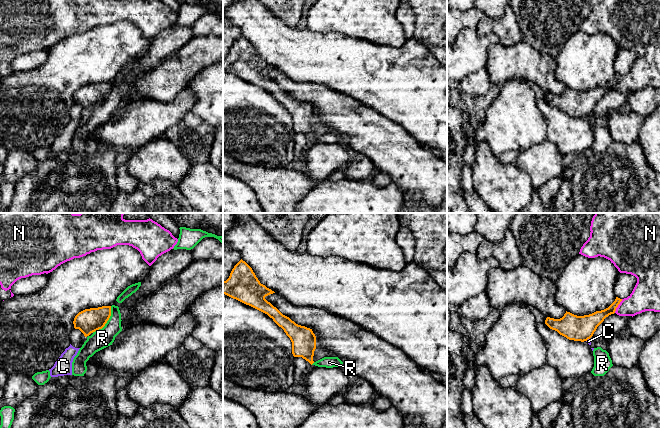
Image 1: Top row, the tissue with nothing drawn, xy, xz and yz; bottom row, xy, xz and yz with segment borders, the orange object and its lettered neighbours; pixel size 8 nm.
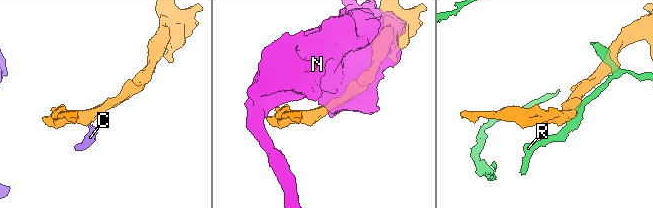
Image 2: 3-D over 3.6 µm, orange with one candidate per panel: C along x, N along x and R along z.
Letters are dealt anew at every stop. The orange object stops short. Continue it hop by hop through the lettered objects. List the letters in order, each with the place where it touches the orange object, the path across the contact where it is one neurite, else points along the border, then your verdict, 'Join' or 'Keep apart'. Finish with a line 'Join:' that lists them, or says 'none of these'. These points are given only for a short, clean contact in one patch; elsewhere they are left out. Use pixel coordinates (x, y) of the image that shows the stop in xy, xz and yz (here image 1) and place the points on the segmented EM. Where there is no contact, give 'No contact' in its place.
C: Touches orange at yz (587, 339). Boundary: yz (589, 338), (586, 341). Keep apart
N: Touches orange at yz (617, 306). Keep apart
R: Touches orange at xy (106, 322). Keep apart
Join: none of these

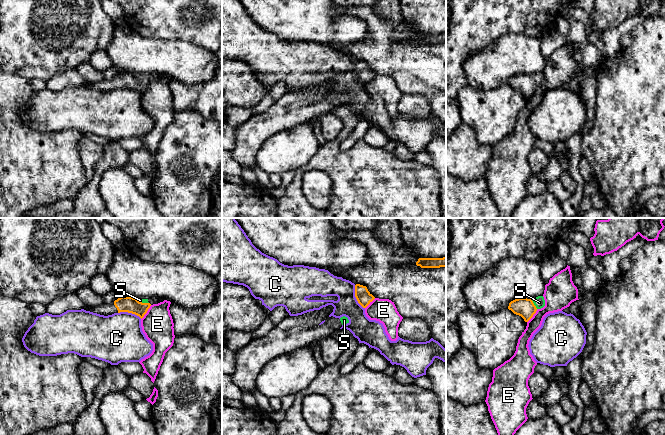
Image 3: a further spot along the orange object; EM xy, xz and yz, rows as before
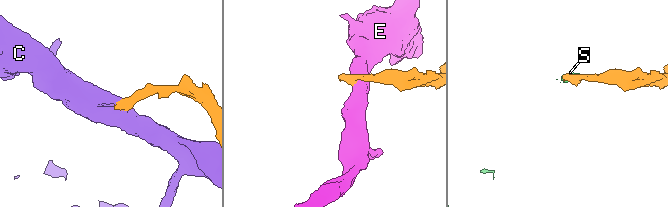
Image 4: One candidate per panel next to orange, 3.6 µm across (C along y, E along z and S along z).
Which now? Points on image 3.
C: Touches orange at xz (355, 296). Boundary: xz (354, 285), (354, 296), (364, 308). Keep apart
E: Touches orange at xy (146, 312). Boundary: xy (151, 305), (141, 319). Keep apart
S: Touches orange at yz (533, 304). Path across: yz (524, 307), (529, 307), (533, 304), (539, 302). Join
Join: S

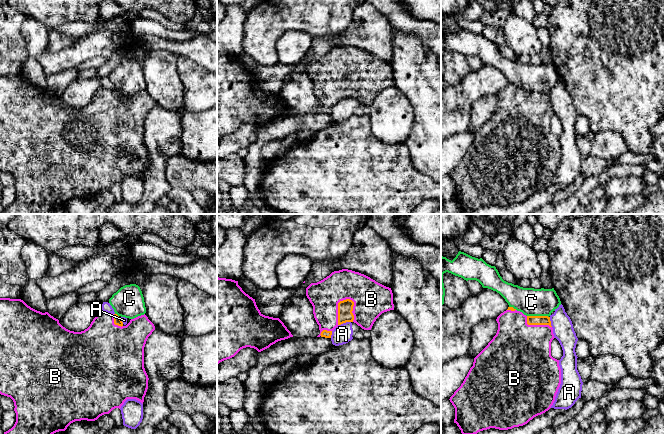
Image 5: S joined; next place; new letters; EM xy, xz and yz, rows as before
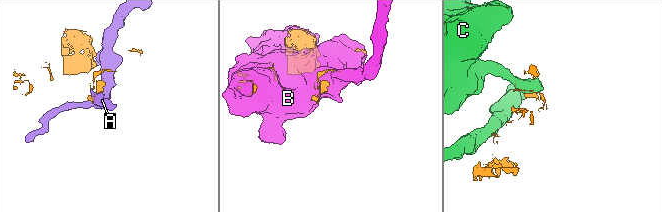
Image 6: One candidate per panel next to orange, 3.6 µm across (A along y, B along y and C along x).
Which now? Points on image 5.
A: Touches orange at xz (344, 322). Keep apart
B: Touches orange at xz (338, 309). Join
C: Touches orange at yz (538, 316). Keep apart
Join: B

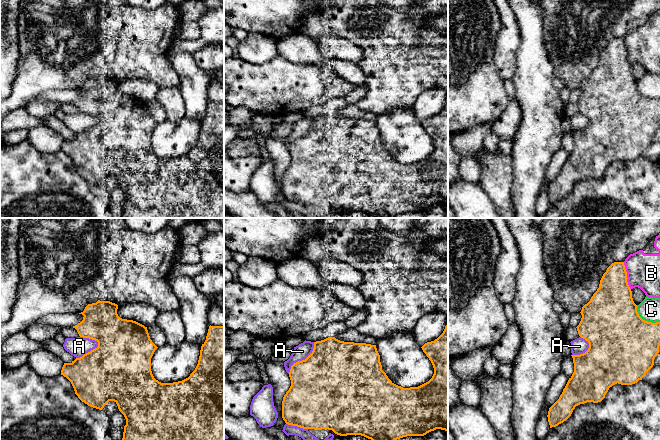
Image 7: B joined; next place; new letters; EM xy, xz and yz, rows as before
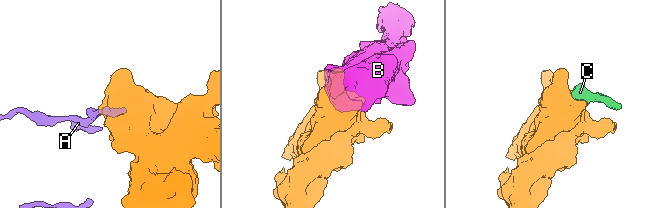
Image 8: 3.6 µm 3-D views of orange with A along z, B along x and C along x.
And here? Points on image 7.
A: Touches orange at xy (88, 352). Keep apart
B: Touches orange at yz (626, 276). Keep apart
C: Touches orange at yz (644, 320). Keep apart
Join: none of these

